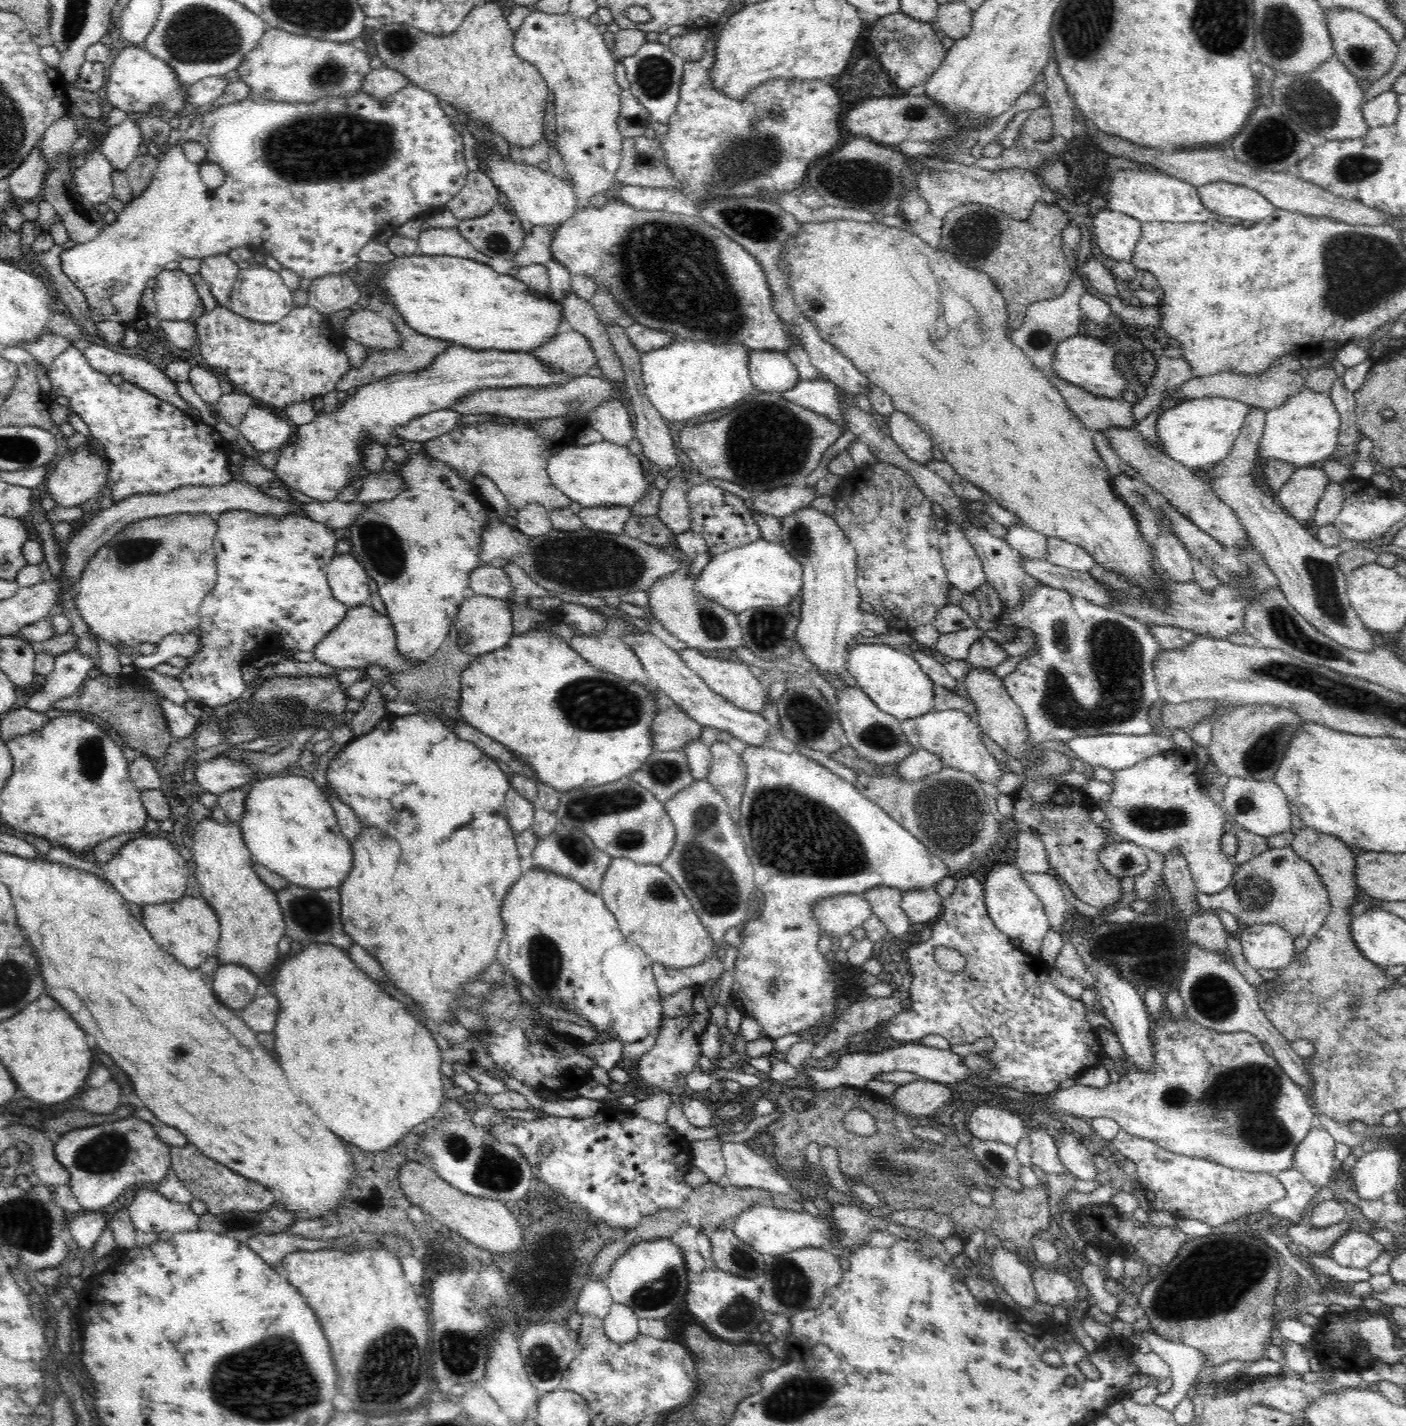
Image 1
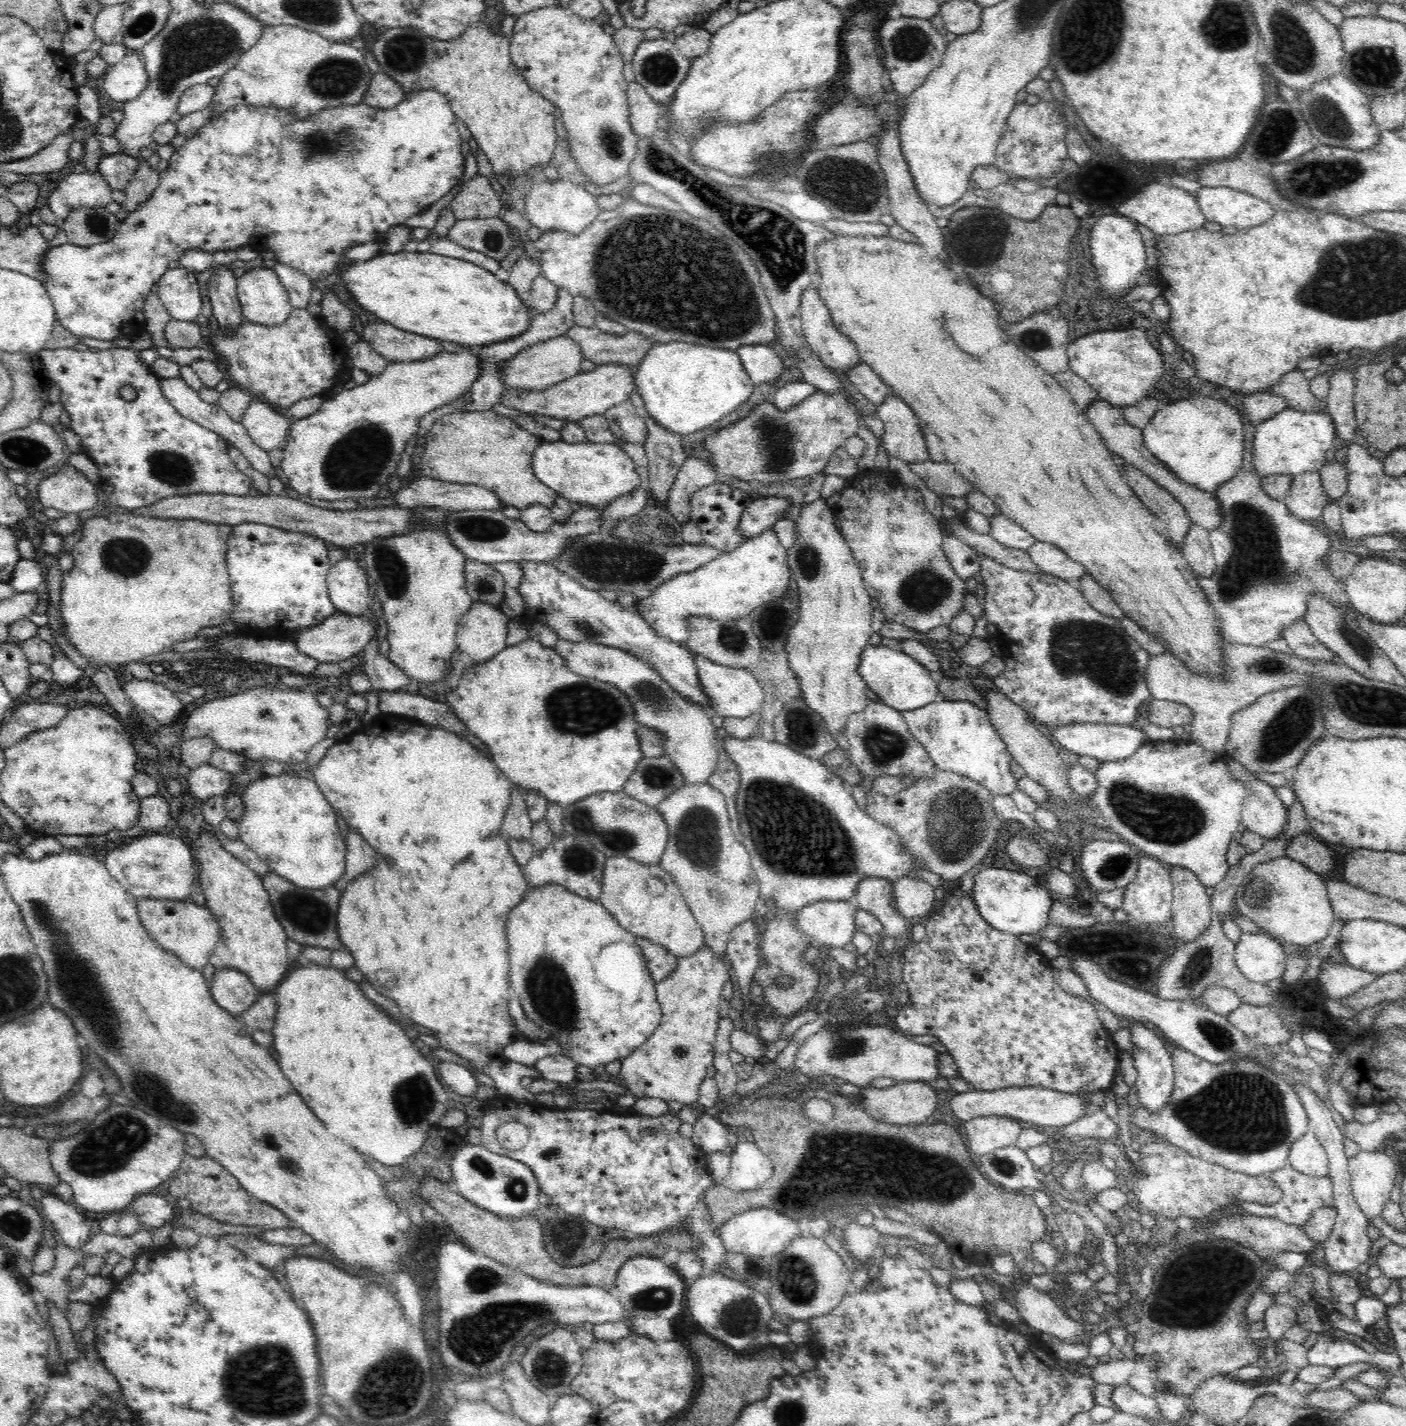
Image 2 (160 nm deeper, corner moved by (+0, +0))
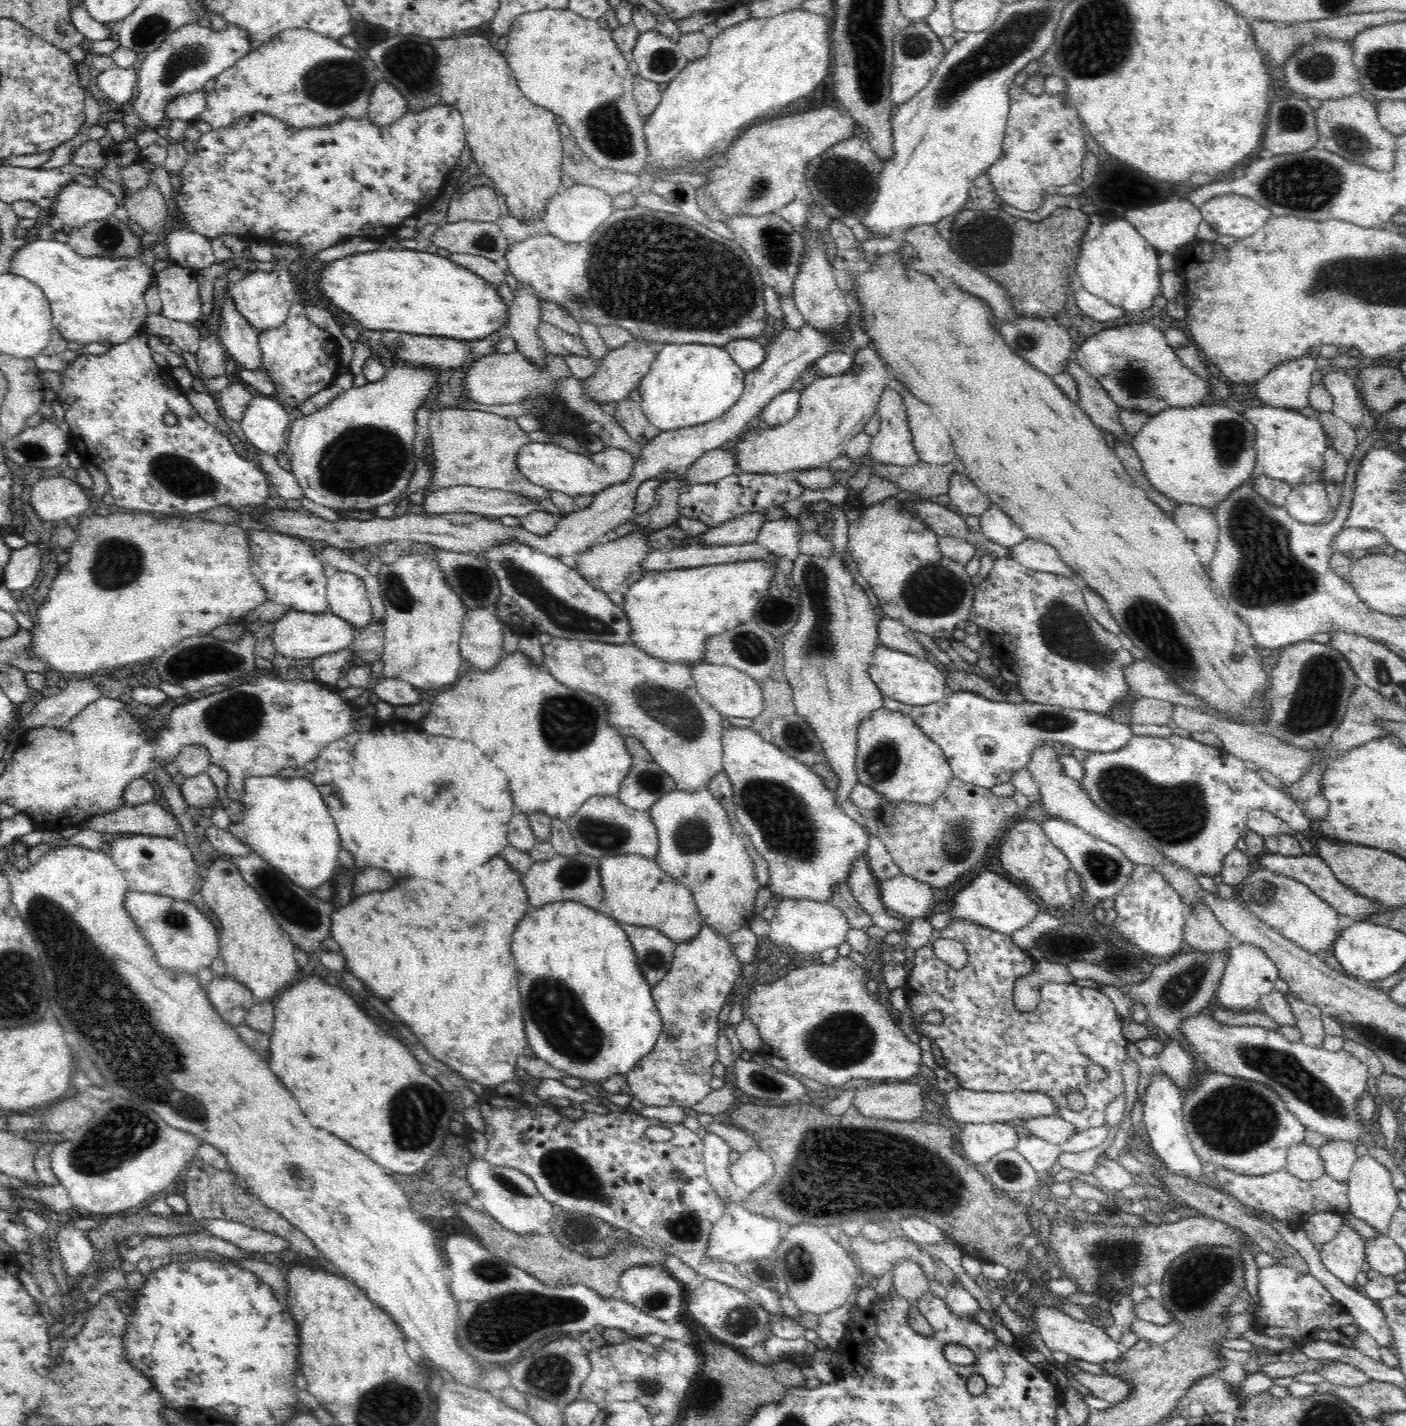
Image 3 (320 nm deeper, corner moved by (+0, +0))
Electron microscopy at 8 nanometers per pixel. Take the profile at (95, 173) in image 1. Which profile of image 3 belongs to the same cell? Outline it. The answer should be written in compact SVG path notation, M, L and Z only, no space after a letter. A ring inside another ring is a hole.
M77 182L60 190L56 200L51 213L72 229L105 220L114 215L117 206L116 198L106 189L100 186L86 187Z

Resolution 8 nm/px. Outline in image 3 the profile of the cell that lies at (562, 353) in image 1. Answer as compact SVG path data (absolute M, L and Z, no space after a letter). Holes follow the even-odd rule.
M514 350L511 353L488 353L475 360L466 370L461 382L463 382L463 398L468 402L480 404L512 404L522 402L532 395L547 393L555 382L562 377L573 376L566 365L563 355L549 354L546 351L546 364L535 366L523 354Z

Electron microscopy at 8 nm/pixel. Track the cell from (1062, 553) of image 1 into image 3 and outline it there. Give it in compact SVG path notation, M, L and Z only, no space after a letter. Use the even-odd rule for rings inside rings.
M1031 537L1011 546L1010 553L1012 553L1012 559L1030 570L1077 578L1075 572L1060 559L1054 546Z

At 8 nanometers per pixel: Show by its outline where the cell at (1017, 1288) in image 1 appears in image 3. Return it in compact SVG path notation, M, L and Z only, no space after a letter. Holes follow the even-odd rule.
M1039 1306L1037 1309L1032 1308L1032 1311L1034 1312L1033 1318L1035 1321L1031 1324L1034 1329L1040 1333L1046 1346L1052 1351L1059 1350L1060 1352L1065 1352L1069 1355L1069 1358L1073 1360L1085 1360L1086 1362L1093 1362L1094 1364L1102 1365L1106 1362L1116 1362L1120 1360L1120 1356L1124 1354L1124 1348L1121 1347L1119 1343L1112 1340L1112 1338L1108 1336L1108 1333L1106 1333L1105 1329L1096 1327L1092 1325L1092 1323L1089 1323L1089 1321L1076 1320L1075 1318L1060 1312L1057 1308L1052 1308L1050 1306Z

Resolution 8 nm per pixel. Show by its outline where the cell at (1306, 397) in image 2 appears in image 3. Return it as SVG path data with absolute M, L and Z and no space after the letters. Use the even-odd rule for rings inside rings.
M1317 412L1317 417L1327 437L1332 441L1333 448L1350 461L1355 456L1354 452L1357 448L1355 428L1333 413Z

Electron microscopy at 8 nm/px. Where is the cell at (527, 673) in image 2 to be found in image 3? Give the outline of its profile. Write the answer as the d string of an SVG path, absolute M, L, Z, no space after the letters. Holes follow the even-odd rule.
M521 653L505 655L496 668L486 671L466 667L451 687L434 696L430 709L418 724L428 734L472 740L494 764L506 772L516 811L524 814L544 812L553 820L572 818L584 802L594 796L617 796L633 765L625 737L607 721L605 704L592 694L578 692L558 682L544 667L536 667Z

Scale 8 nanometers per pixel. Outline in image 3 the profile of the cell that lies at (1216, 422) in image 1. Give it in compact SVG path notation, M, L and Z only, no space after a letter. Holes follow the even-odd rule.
M1219 405L1172 407L1149 418L1149 422L1135 435L1133 448L1136 450L1143 471L1152 487L1174 502L1190 503L1214 509L1228 499L1234 490L1251 480L1257 465L1255 448L1256 428L1245 414Z

